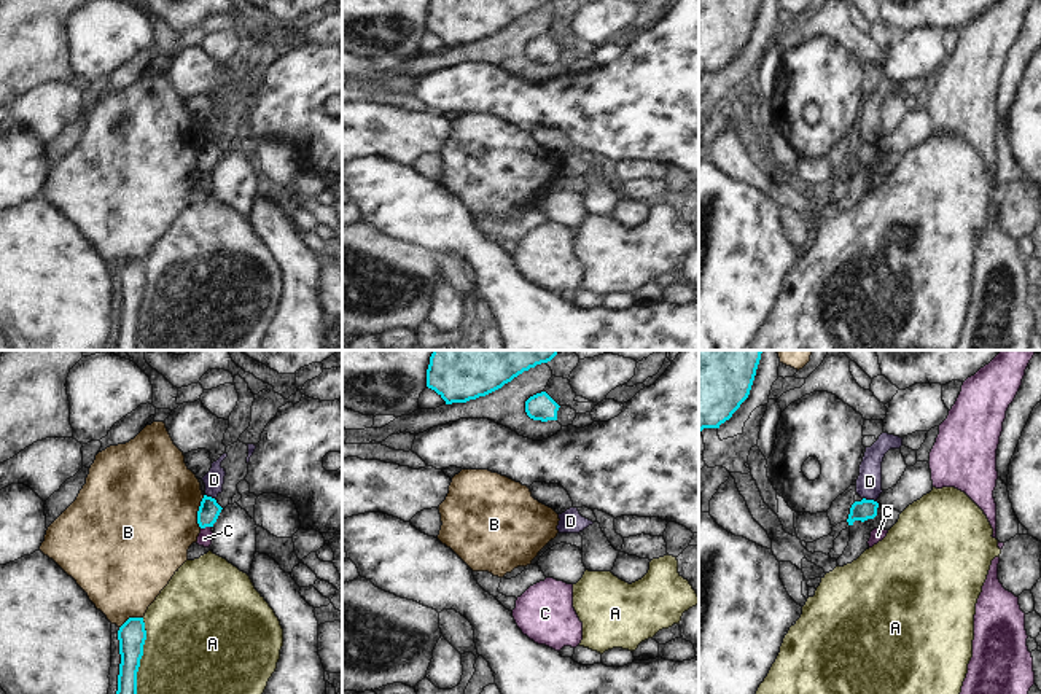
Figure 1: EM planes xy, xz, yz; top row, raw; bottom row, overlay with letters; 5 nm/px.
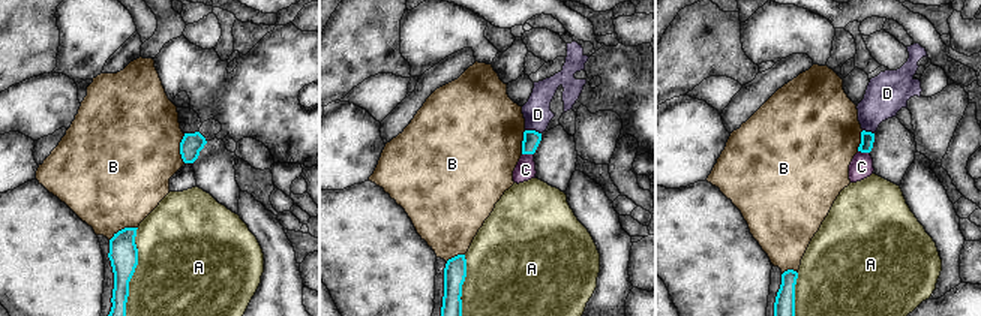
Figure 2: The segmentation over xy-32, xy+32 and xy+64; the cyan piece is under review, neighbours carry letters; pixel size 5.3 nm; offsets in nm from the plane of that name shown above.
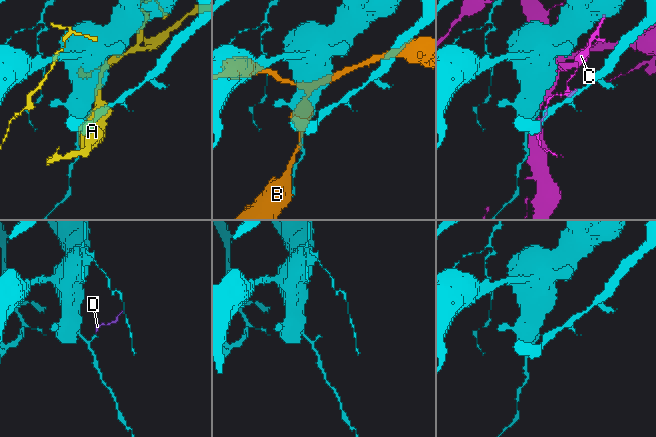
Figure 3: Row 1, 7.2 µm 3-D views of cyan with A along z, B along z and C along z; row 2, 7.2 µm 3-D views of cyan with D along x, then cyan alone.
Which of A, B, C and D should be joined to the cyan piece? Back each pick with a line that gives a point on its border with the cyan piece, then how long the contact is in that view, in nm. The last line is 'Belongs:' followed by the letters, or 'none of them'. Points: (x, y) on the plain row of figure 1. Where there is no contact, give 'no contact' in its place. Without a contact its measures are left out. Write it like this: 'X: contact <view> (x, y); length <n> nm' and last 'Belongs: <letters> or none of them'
Belongs: none of them

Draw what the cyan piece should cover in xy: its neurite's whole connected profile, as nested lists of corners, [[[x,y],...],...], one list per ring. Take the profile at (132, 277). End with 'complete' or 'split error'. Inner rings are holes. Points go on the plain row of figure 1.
[[[129,261],[119,271],[118,283],[121,307],[113,350],[137,350],[137,315],[146,283],[143,261]]]; complete

